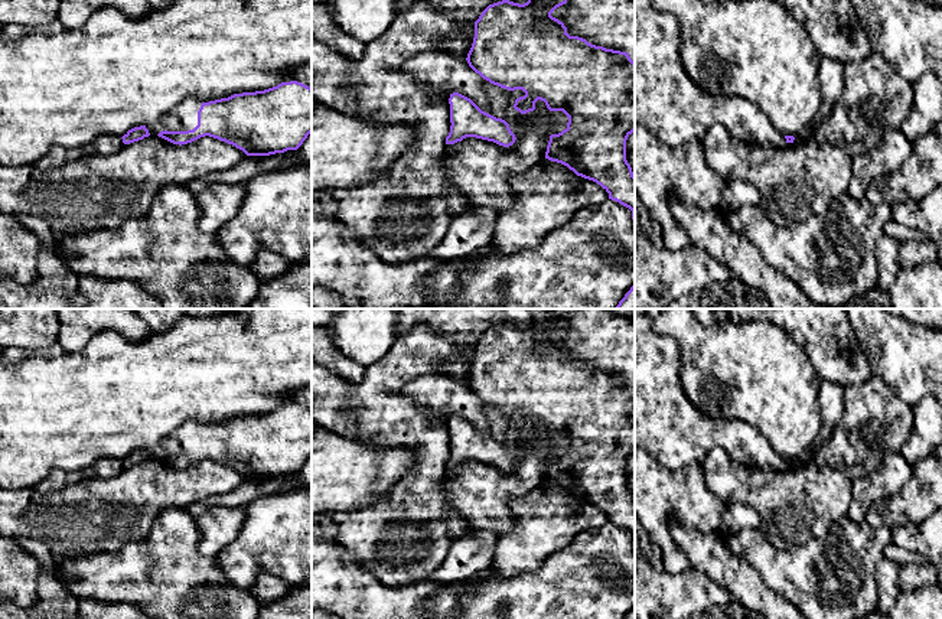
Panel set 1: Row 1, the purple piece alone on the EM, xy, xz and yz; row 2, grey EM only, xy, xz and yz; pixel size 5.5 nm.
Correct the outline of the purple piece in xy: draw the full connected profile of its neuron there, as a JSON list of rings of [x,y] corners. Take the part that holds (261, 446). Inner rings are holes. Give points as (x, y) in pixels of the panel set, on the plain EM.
[[[290,404],[209,426],[188,420],[157,446],[137,449],[121,462],[130,467],[159,459],[182,469],[209,459],[247,479],[270,479],[297,473],[310,456],[312,411]]]

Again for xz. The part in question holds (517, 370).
[[[531,309],[531,320],[524,328],[509,323],[489,328],[475,345],[466,384],[490,407],[522,413],[525,418],[514,427],[521,437],[534,434],[538,423],[550,434],[563,434],[568,440],[567,452],[550,459],[545,482],[600,508],[609,522],[632,534],[635,547],[635,498],[626,483],[626,463],[635,455],[635,385],[626,375],[570,359],[564,346],[551,339],[565,326],[548,309]]]

